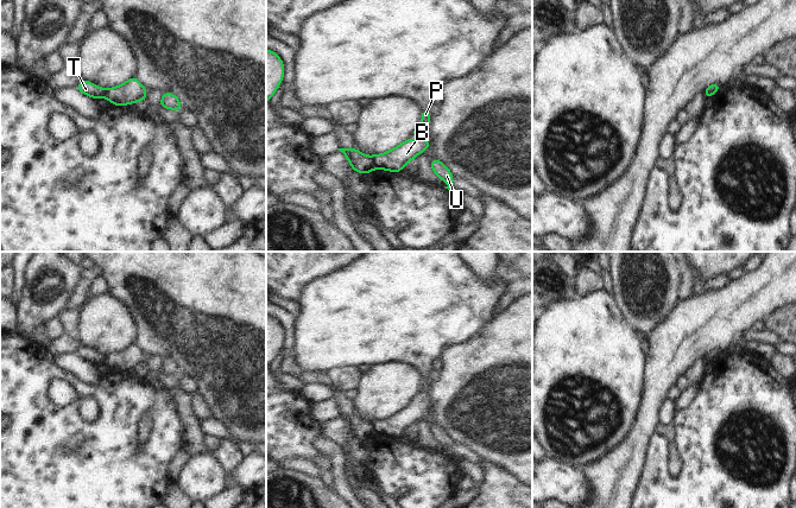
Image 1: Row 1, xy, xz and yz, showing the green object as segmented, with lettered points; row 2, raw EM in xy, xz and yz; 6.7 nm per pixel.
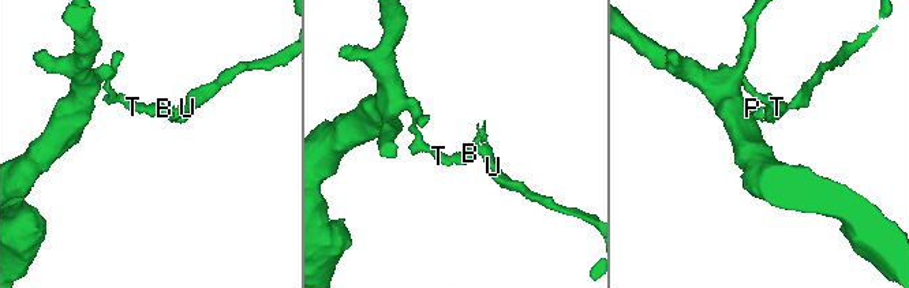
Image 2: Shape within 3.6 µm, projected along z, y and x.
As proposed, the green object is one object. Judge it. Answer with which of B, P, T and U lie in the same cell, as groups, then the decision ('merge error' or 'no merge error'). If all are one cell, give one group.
groups B P U / T; merge error

